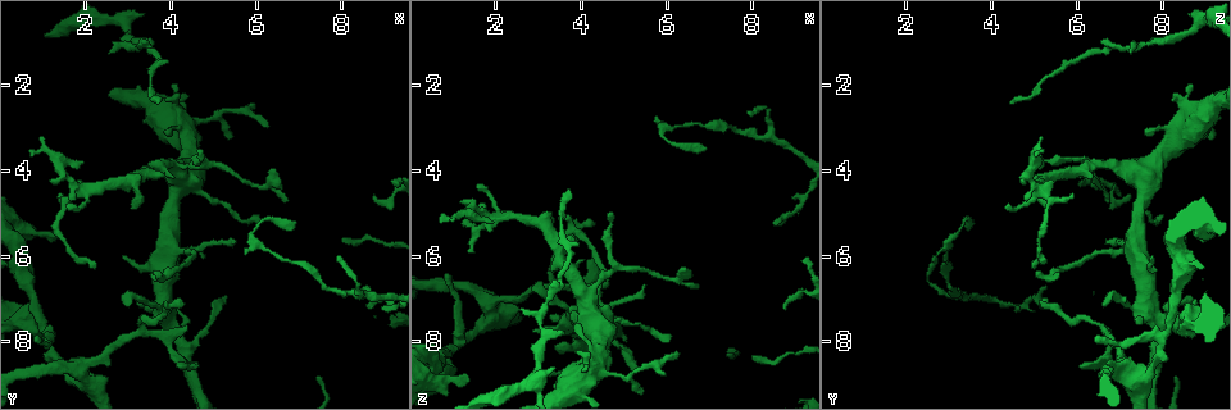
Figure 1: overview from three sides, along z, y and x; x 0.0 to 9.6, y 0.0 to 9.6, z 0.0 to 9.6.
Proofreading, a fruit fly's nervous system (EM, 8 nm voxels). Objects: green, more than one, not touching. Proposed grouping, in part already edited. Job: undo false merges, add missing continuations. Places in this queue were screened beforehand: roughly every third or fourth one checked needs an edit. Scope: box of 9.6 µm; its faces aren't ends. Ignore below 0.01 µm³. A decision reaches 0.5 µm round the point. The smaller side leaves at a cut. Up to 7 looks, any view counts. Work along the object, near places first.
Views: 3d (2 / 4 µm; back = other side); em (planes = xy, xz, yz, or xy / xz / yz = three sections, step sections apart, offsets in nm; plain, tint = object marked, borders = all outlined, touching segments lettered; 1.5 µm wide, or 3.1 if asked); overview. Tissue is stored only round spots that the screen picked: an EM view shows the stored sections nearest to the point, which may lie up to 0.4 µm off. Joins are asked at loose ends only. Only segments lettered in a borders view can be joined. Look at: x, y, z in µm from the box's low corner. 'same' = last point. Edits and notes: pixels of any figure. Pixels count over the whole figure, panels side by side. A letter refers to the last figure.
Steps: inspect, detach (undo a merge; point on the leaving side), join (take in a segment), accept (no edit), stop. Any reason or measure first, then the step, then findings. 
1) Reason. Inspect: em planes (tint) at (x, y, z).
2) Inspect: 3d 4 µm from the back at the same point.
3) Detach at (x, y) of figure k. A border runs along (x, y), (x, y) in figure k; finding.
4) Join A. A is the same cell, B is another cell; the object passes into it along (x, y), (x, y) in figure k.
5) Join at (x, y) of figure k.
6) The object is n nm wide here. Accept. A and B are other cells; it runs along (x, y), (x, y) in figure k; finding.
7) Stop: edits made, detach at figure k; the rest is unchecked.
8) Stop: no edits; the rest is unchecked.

Branch stops here. Inspect: em planes (borders) at (3.85, 3.05, 7.55).

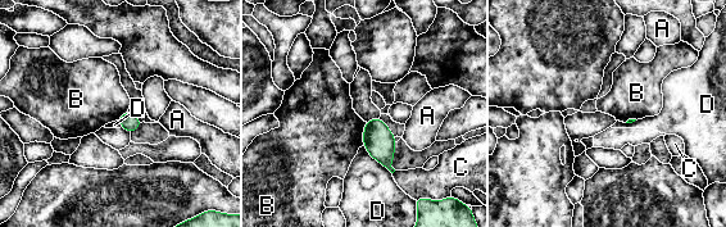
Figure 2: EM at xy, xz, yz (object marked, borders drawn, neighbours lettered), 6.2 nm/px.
Accept. A, B, C and D are other cells; no lettered segment goes on from it.

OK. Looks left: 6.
Thin end. Inspect: 3d 2 µm at (0.65, 3.50, 5.15).

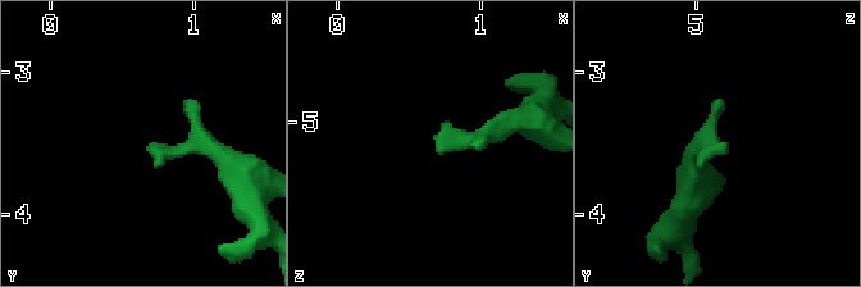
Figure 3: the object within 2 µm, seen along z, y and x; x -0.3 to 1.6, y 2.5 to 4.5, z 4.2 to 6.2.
Shape alone is not enough. Inspect: em planes (borders) at (0.70, 3.56, 5.18).

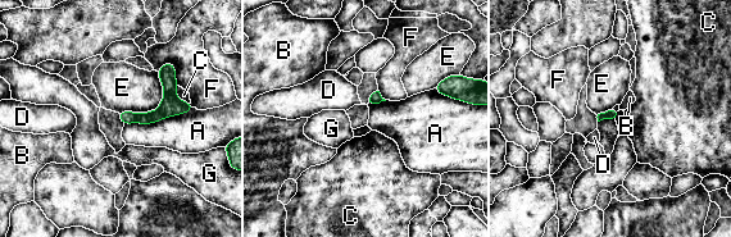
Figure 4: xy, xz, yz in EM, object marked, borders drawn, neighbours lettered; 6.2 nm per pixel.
Accept. A, B, C, D, E, F and G are other cells; it runs along (168, 65), (168, 103), (126, 121) in figure 4; none of them fits.

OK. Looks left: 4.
Free end. Inspect: 3d 4 µm at (3.75, 2.45, 4.50).

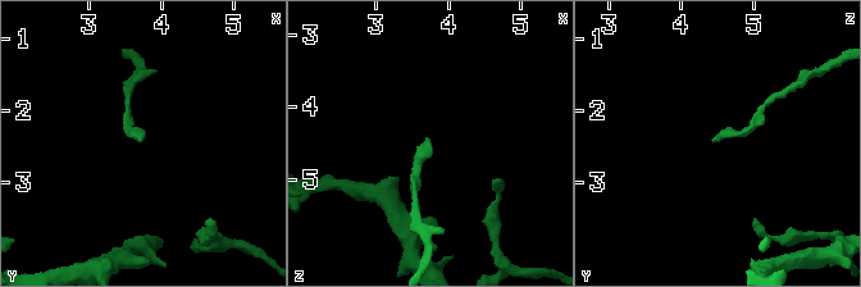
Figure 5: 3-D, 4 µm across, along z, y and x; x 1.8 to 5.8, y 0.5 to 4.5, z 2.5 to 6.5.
Now the EM. Inspect: em yz step 8 (tint) at (3.75, 2.45, 4.45).

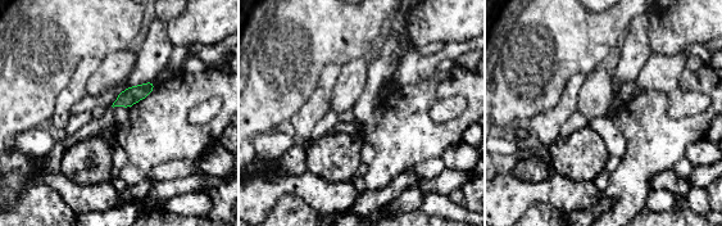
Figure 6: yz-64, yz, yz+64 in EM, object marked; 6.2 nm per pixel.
Inspect: em planes (borders) at the same point.

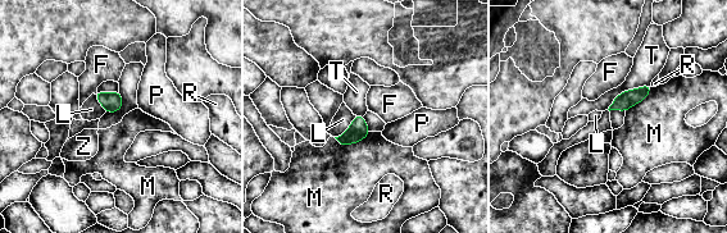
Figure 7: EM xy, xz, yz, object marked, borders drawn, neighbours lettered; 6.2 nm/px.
Accept. F, L, M, P, R, T and Z are other cells; a border runs along (119, 90), (122, 106), (105, 113) in figure 7; none of them fits.

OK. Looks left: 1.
Stop: no edits; the rest is unchecked.

